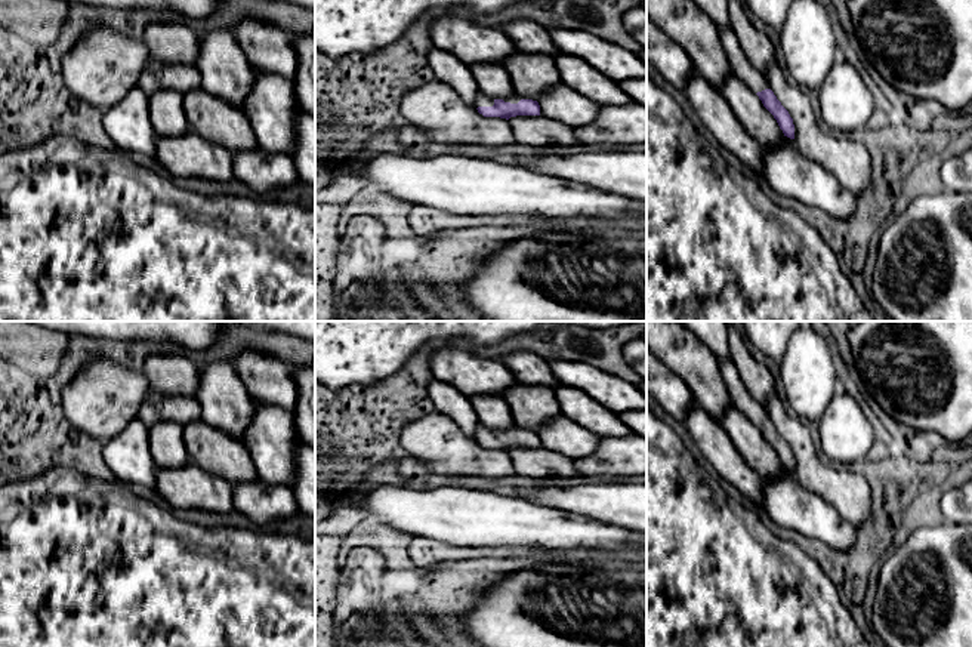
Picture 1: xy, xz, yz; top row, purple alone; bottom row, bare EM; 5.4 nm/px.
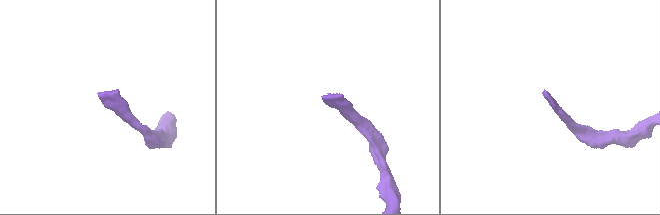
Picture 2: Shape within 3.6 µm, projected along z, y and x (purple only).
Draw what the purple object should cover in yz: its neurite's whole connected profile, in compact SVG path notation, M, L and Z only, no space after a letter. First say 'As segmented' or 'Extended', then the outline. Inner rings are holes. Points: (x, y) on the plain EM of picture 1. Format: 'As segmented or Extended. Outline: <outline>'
Extended. Outline: M718 360L718 363L728 392L731 395L731 404L734 404L759 428L763 438L777 452L784 468L794 471L793 450L771 422L765 407L750 395L746 385L741 382L732 360Z

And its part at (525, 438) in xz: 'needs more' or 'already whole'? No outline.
needs more

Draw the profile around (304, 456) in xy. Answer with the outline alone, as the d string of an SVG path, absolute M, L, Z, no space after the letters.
M297 443L293 452L296 474L291 492L302 512L315 517L315 447Z

